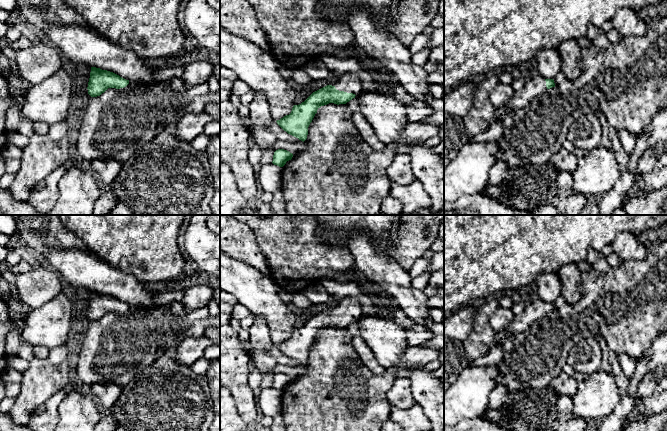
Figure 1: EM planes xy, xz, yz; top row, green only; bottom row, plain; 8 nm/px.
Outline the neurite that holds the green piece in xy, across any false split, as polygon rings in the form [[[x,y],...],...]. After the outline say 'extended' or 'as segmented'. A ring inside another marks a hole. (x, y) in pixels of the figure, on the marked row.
[[[91,67],[87,89],[91,97],[97,97],[108,88],[116,88],[119,91],[123,91],[135,86],[137,86],[136,83],[126,80],[113,72]]]; extended

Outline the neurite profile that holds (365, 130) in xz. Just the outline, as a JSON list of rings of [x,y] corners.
[[[360,112],[349,113],[348,120],[355,125],[361,138],[374,150],[382,150],[384,143],[376,136],[373,128]]]

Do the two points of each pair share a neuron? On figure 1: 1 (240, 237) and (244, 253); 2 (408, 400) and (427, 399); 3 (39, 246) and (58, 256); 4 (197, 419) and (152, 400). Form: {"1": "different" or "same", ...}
{"1": "same", "2": "different", "3": "different", "4": "same"}

